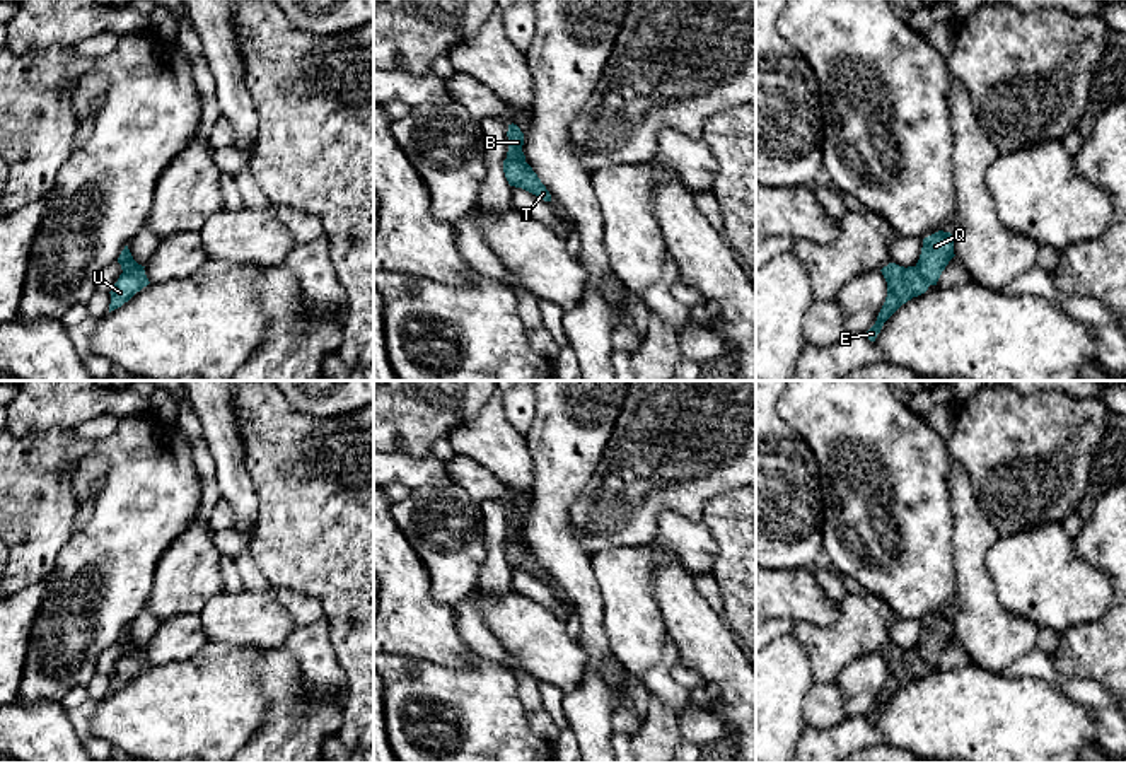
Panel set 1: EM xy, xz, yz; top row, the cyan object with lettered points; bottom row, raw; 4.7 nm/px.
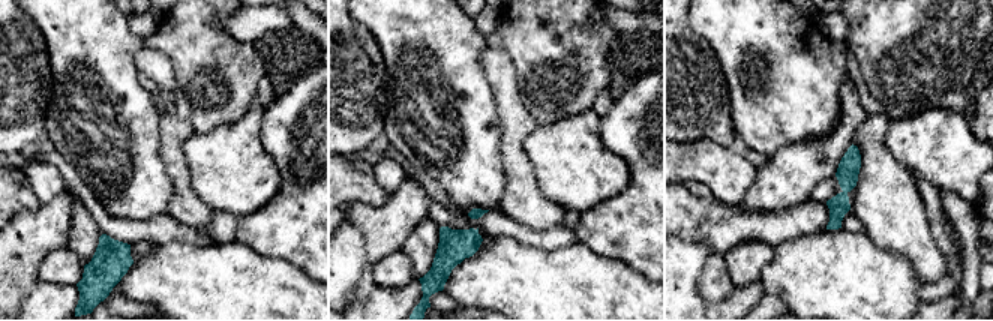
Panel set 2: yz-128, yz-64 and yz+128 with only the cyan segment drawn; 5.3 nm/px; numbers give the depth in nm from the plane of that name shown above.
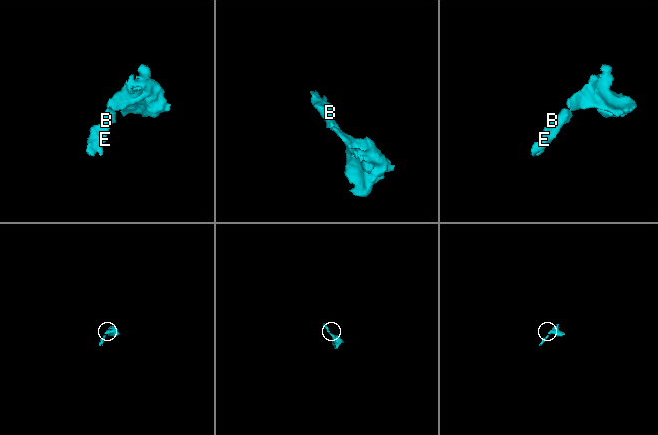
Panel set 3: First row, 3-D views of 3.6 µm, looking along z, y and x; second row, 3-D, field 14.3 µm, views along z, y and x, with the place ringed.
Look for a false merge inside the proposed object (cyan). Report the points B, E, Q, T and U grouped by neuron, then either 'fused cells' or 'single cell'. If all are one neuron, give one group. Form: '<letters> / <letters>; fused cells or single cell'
B E Q T U; single cell

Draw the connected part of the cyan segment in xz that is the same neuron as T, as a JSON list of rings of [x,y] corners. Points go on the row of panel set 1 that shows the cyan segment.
[[[508,125],[508,152],[503,160],[503,172],[510,186],[522,188],[544,201],[551,201],[551,195],[546,186],[541,183],[532,167],[525,162],[522,152],[524,133],[517,125]]]

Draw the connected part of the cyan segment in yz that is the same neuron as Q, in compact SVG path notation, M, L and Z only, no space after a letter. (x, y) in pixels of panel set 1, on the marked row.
M938 230L923 239L920 259L914 266L899 266L889 263L880 271L887 282L887 297L877 316L875 324L867 331L870 341L875 341L884 323L908 300L937 285L942 271L954 258L954 239L950 232Z

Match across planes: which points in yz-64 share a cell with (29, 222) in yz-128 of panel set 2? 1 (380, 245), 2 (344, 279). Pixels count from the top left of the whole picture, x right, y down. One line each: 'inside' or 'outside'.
1: inside
2: outside

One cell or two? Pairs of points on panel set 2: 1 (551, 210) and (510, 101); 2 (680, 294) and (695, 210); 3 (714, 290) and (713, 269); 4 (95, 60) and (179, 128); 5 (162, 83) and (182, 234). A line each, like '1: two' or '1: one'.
1: one
2: two
3: one
4: two
5: two

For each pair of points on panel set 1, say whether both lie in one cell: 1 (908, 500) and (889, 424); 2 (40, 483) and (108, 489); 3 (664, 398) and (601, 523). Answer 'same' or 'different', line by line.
1: same
2: different
3: same

